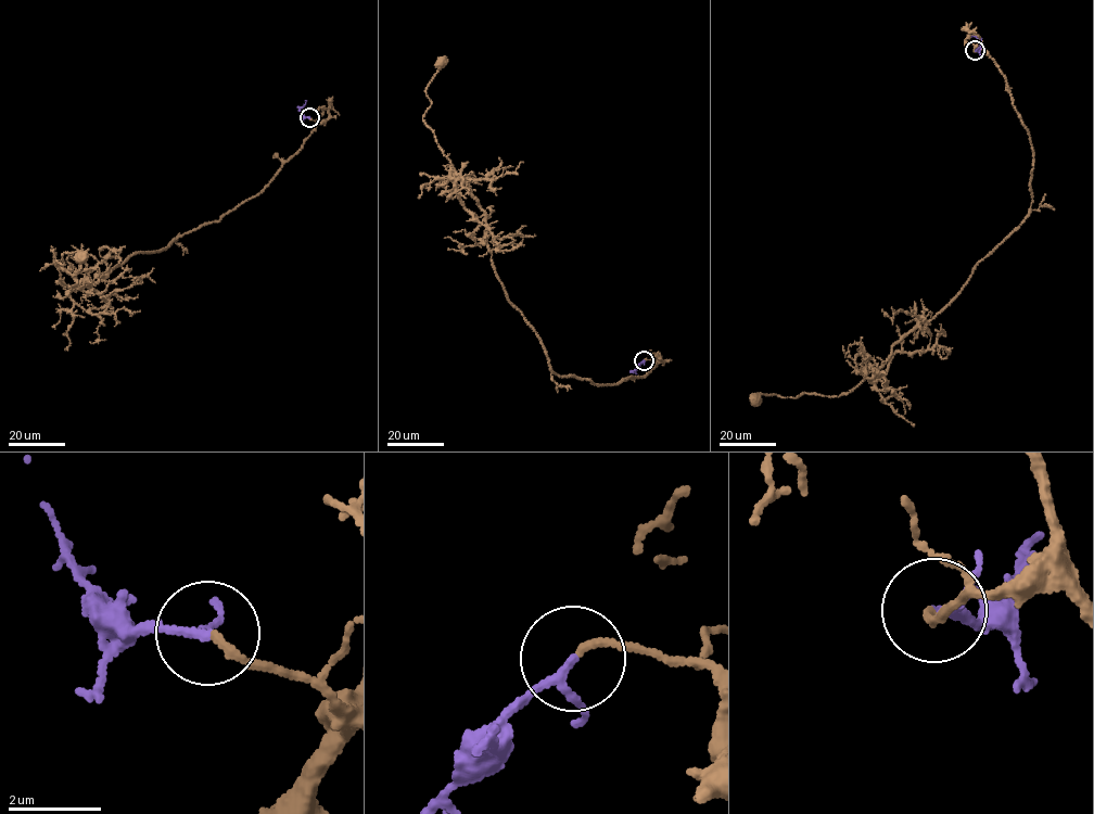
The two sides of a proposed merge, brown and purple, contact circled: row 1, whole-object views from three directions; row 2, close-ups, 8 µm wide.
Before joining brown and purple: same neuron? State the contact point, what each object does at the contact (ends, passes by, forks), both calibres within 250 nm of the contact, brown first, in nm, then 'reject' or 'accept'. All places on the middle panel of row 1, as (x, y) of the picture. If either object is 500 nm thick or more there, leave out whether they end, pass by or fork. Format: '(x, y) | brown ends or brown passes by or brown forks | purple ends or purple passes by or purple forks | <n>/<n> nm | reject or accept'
(644, 360) | brown ends | purple passes by | 160/140 nm | accept

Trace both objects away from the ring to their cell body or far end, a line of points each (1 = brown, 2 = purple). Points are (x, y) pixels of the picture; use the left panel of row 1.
1: (309, 117), (274, 178), (218, 220), (65, 285), (55, 261), (79, 261)
2: (308, 117), (301, 114), (299, 109), (305, 100)

